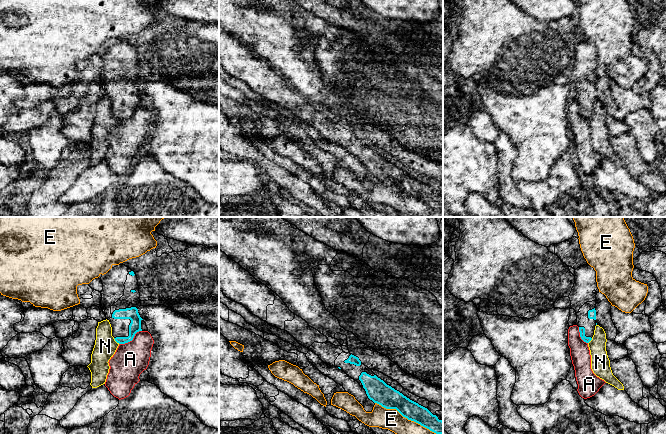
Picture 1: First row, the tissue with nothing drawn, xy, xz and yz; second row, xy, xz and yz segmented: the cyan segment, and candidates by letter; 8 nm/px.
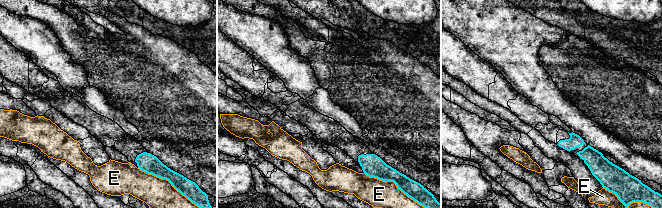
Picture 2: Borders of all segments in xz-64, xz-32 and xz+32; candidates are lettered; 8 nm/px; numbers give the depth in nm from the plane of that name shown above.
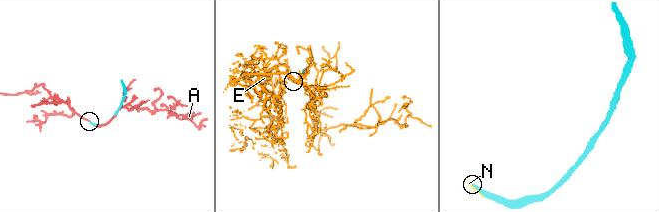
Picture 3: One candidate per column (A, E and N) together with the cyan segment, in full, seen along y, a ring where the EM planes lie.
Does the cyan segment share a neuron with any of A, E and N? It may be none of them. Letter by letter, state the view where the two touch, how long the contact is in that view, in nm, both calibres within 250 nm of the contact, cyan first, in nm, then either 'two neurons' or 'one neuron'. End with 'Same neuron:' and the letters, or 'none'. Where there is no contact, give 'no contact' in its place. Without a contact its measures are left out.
A: contact in xy; length 220 nm; calibres 100 and 280 nm; two neurons
E: contact in xz; length 600 nm; calibres 170 and 260 nm; two neurons
N: contact in xy; length 70 nm; calibres 100 and 180 nm; two neurons
Same neuron: none

